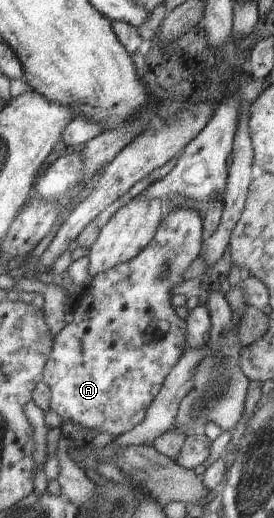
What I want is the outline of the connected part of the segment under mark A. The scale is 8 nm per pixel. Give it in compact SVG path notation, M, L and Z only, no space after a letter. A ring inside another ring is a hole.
M188 208L175 209L161 222L147 249L134 260L93 277L90 290L72 297L74 319L55 338L43 377L51 391L50 409L60 416L62 423L80 424L88 430L106 432L117 438L146 420L146 412L188 346L188 324L176 314L172 288L186 280L186 270L198 256L204 255L202 229L202 214Z

